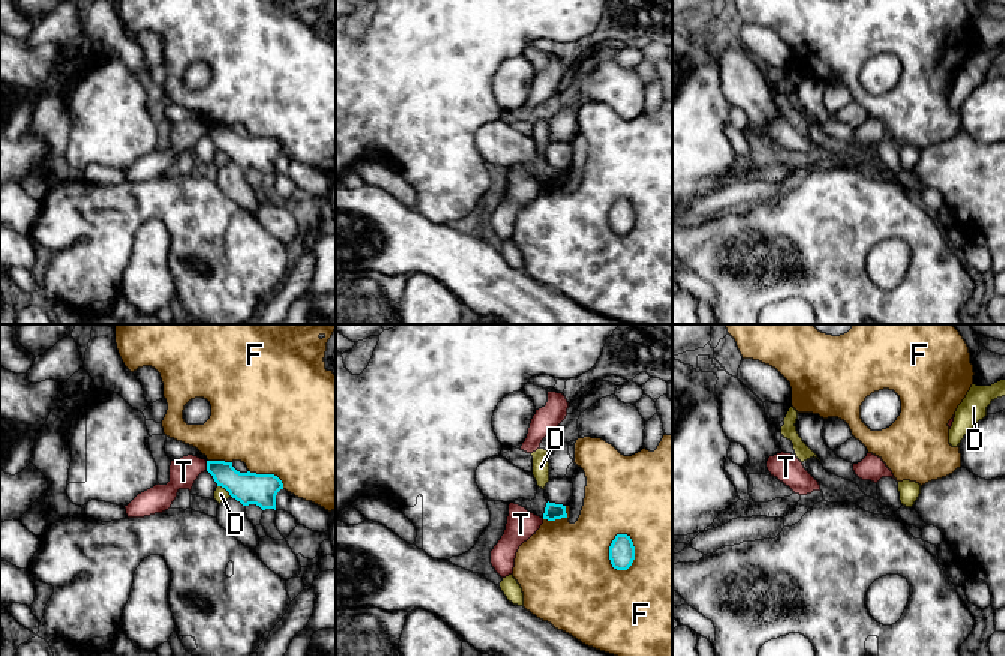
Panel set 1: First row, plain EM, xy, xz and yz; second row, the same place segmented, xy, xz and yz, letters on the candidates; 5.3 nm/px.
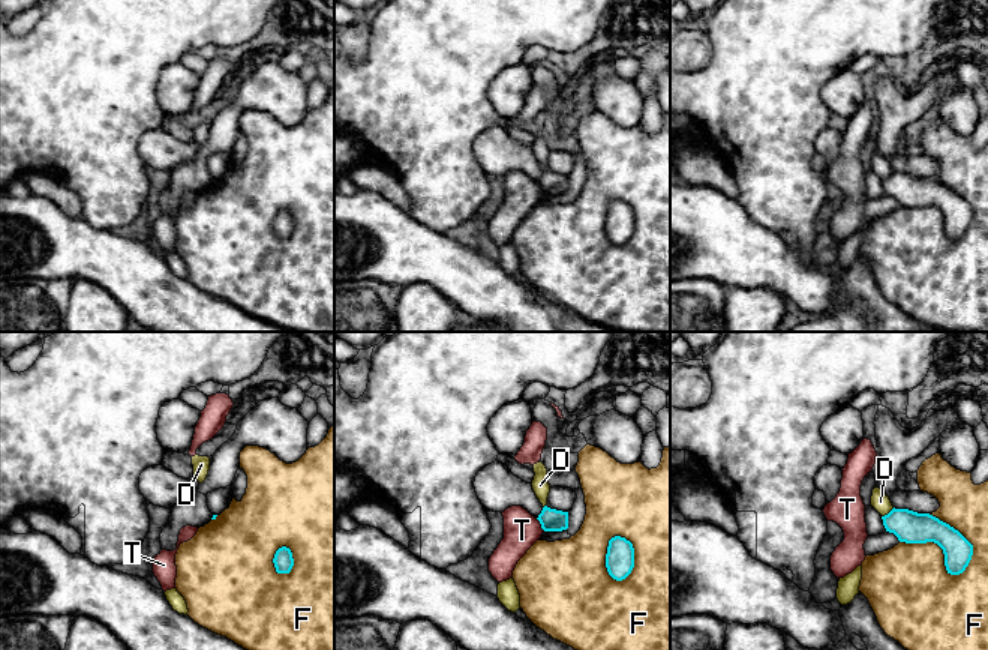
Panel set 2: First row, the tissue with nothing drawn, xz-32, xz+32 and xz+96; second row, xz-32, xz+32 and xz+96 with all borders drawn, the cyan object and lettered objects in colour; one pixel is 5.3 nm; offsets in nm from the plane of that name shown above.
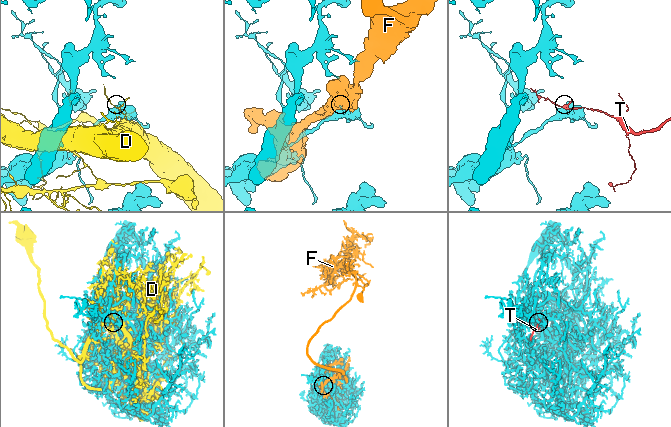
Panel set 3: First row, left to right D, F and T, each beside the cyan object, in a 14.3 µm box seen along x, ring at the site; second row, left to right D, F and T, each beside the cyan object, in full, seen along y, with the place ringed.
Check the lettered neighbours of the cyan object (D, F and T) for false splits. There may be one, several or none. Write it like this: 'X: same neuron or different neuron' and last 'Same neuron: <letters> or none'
D: different neuron
F: different neuron
T: different neuron
Same neuron: none

